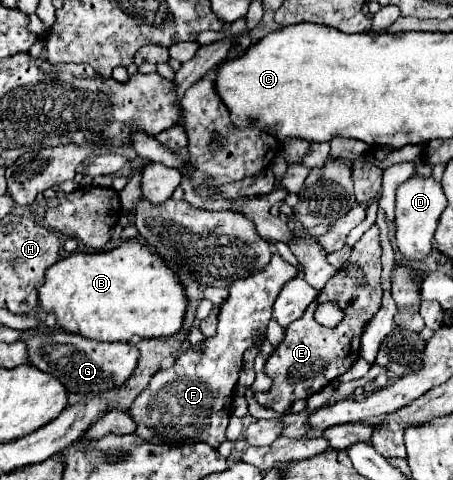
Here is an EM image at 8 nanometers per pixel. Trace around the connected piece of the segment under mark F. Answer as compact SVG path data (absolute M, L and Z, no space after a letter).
M275 251L265 269L235 281L229 287L229 299L219 311L217 335L189 347L189 351L175 361L175 367L155 373L151 385L135 399L135 405L131 405L129 413L139 425L135 433L159 445L205 441L211 447L219 447L227 439L225 429L231 417L237 377L243 367L243 353L265 335L281 287L299 273L297 265L291 265Z

